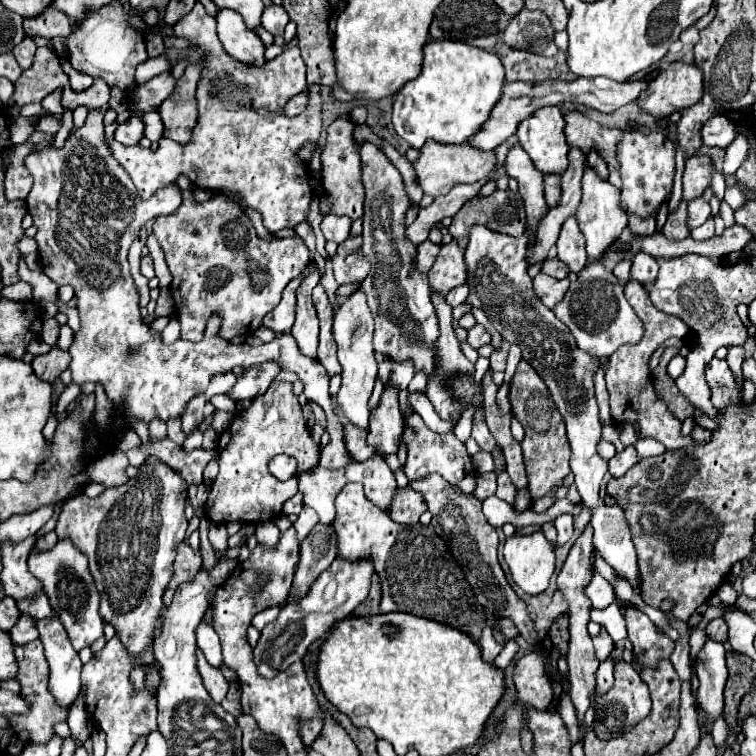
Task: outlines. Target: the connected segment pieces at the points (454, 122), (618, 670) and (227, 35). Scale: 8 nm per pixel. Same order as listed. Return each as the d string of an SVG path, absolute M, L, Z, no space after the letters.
M433 40L425 46L421 74L407 82L393 100L393 128L411 144L421 148L427 140L441 144L465 144L487 122L499 102L505 84L503 64L497 54L469 44Z
M617 662L615 664L615 684L611 686L611 690L597 700L597 716L593 722L595 734L601 740L611 740L617 738L625 732L629 732L637 722L641 722L647 714L651 712L651 698L649 698L649 688L647 684L641 680L639 672L633 668L633 664L627 662Z
M219 10L217 20L217 36L227 54L233 58L253 64L265 66L265 44L261 38L243 24L243 18L231 10Z

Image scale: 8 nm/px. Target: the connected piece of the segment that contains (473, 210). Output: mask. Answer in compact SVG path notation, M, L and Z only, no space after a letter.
M495 190L487 198L473 198L465 202L465 206L453 216L453 222L449 226L449 232L459 248L461 244L467 244L467 226L471 224L483 224L489 230L515 238L521 236L525 232L525 212L521 196L511 190Z

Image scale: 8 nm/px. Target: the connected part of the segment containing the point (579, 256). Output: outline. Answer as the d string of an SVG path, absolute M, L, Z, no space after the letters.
M575 218L565 220L561 234L557 238L557 250L559 250L559 260L565 262L571 268L571 272L583 270L587 254L585 254L585 244L583 244L583 234L579 232Z

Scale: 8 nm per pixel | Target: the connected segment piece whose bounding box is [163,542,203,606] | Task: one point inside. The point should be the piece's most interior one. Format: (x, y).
(188, 562)

